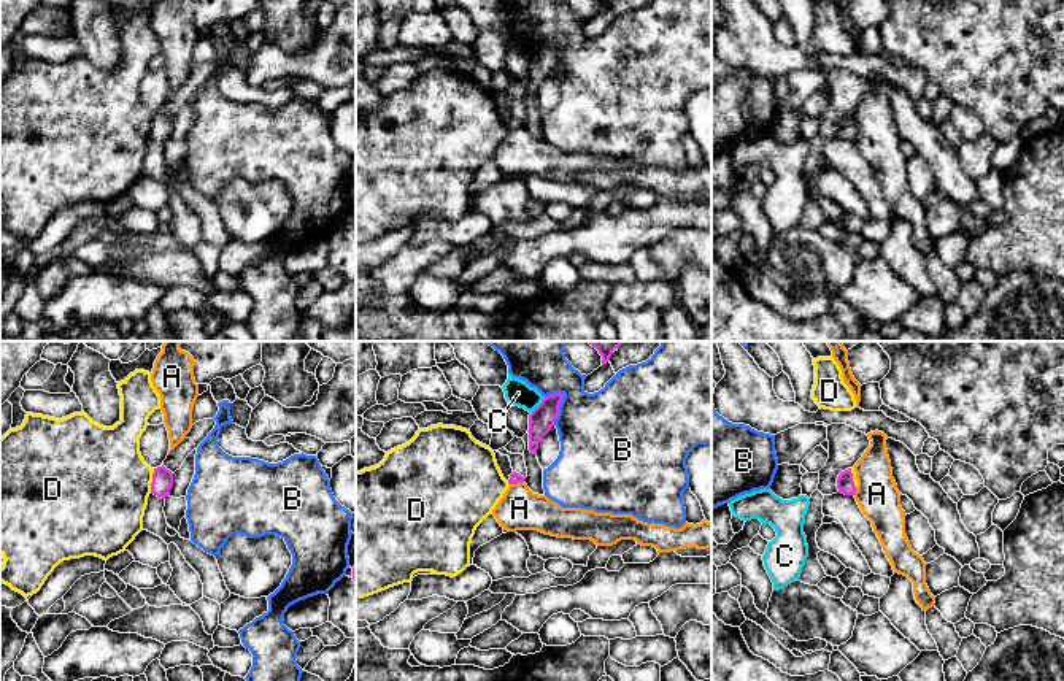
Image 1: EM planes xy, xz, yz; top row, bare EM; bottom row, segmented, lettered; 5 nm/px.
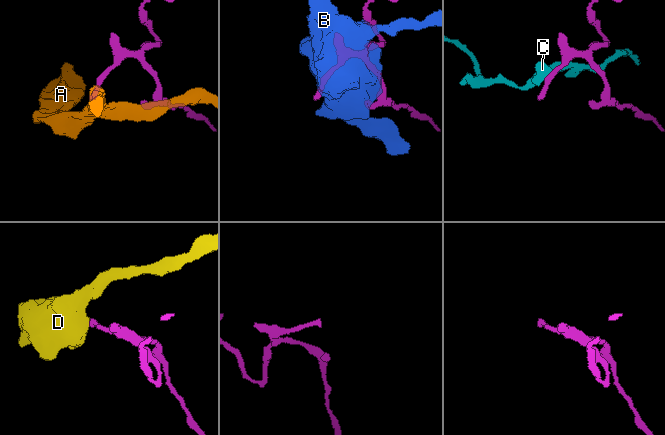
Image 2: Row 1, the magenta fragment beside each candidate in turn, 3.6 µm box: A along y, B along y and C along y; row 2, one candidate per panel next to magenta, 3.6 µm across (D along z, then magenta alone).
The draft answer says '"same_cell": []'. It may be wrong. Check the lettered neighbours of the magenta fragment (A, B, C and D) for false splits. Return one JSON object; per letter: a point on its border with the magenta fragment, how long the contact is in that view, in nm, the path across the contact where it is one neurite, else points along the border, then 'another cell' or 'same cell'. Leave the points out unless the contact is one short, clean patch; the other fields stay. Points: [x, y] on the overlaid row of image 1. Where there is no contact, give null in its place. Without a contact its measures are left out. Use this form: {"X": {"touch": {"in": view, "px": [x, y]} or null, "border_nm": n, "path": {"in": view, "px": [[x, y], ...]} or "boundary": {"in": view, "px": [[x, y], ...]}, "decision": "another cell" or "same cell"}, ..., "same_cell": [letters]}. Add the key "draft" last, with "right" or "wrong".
{"A": {"touch": {"in": "yz", "px": [855, 491]}, "border_nm": 40, "boundary": {"in": "yz", "px": [[856, 488], [853, 494]]}, "decision": "another cell"}, "B": {"touch": {"in": "xz", "px": [558, 408]}, "border_nm": 180, "decision": "another cell"}, "C": {"touch": {"in": "xz", "px": [539, 405]}, "border_nm": 120, "boundary": {"in": "xz", "px": [[545, 397], [531, 413]]}, "decision": "another cell"}, "D": {"touch": {"in": "xy", "px": [153, 481]}, "border_nm": 130, "boundary": {"in": "xy", "px": [[154, 469], [150, 492]]}, "decision": "another cell"}, "same_cell": [], "draft": "right"}

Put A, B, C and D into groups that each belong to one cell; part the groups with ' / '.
A / B / C / D

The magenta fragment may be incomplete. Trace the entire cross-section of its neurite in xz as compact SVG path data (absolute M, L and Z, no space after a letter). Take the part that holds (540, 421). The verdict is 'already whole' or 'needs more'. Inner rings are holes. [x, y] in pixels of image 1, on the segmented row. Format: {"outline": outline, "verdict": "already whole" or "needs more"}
{"outline": "M564 394L548 395L542 403L529 414L529 451L537 454L538 443L551 430L559 414L559 405Z", "verdict": "already whole"}

